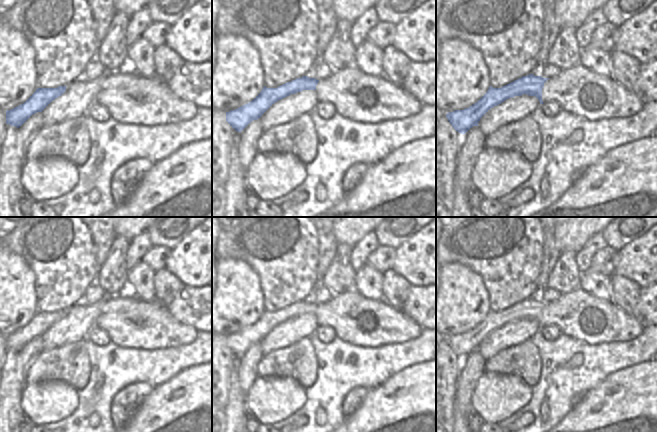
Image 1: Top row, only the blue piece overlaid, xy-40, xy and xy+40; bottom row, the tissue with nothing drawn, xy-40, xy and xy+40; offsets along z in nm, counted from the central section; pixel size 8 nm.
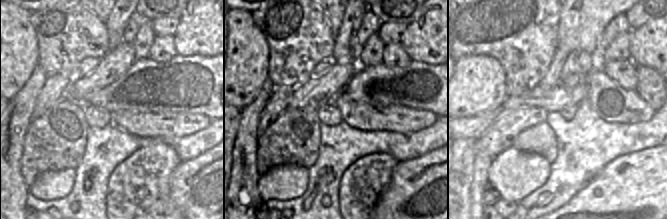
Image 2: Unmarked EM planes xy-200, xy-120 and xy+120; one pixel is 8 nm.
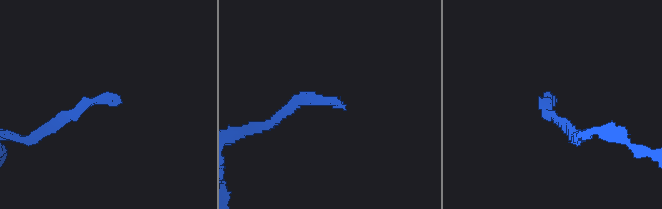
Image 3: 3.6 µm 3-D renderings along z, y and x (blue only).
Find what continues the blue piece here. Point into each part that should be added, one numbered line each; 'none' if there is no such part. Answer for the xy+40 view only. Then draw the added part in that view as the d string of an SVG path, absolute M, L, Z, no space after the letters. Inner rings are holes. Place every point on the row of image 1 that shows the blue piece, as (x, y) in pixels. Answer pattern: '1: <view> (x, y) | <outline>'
1: xy+40 (577, 90) | M581 64L562 70L548 79L542 89L542 101L557 102L562 110L593 122L629 118L644 105L641 96Z

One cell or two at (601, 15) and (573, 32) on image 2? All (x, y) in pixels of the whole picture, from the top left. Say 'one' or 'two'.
one

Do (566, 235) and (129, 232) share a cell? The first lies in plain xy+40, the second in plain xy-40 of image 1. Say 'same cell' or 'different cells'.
same cell

